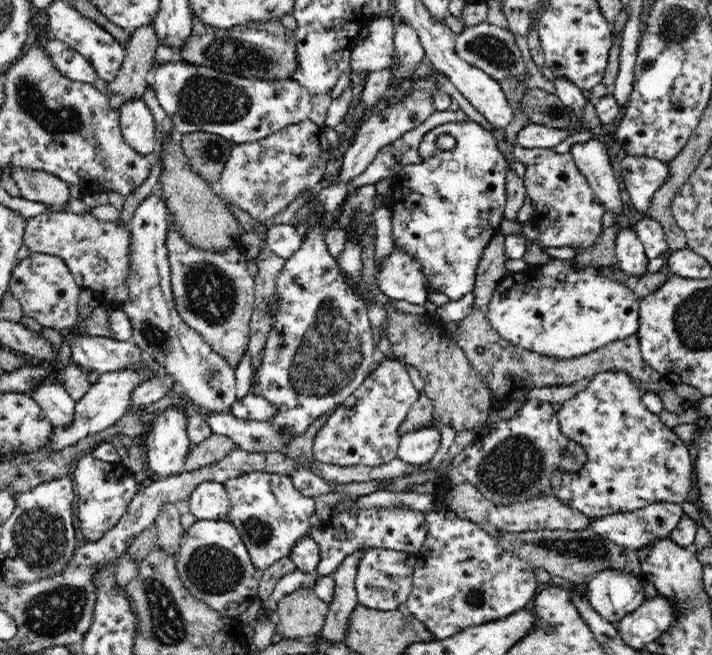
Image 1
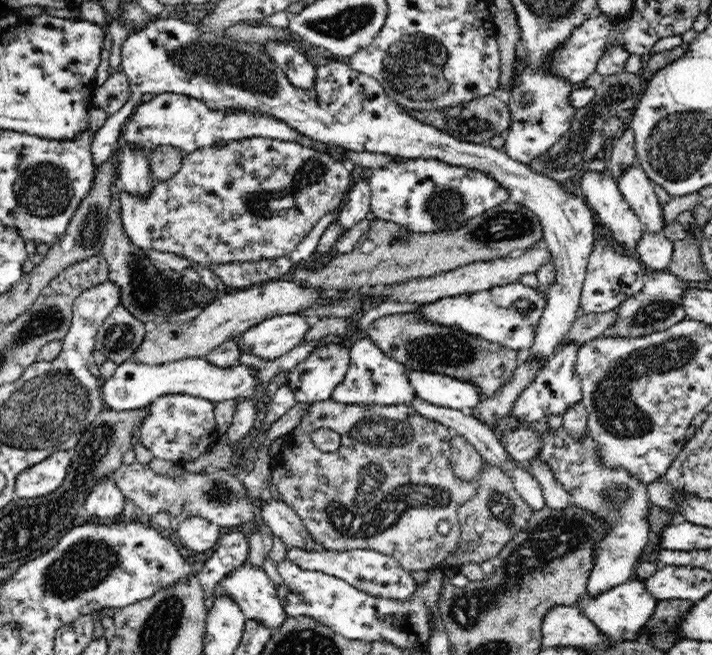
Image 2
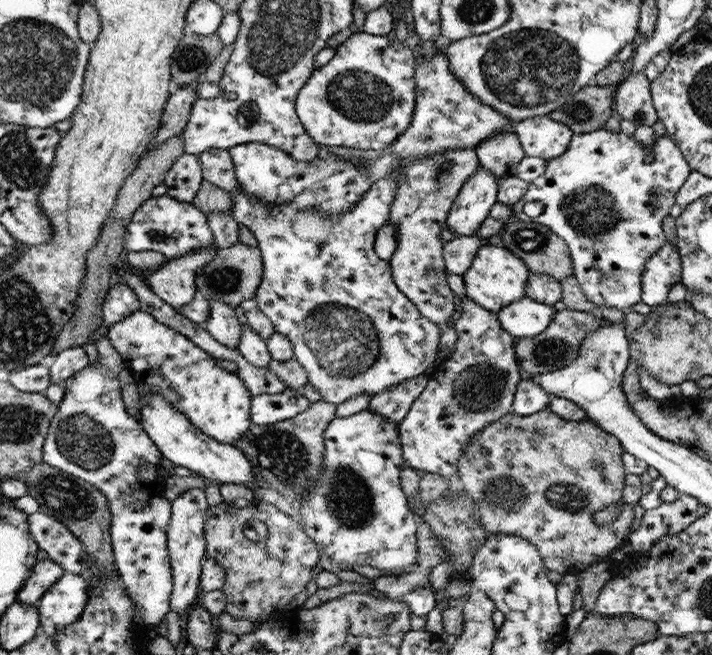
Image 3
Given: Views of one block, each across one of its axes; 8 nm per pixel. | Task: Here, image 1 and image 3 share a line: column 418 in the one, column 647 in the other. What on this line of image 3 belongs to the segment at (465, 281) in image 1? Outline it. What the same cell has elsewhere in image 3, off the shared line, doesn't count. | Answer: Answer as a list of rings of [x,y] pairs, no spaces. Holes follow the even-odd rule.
[[[600,129],[592,133],[574,133],[565,154],[547,162],[542,176],[530,182],[526,195],[513,207],[516,218],[526,222],[537,222],[550,228],[562,237],[569,248],[573,263],[573,275],[579,287],[596,306],[630,310],[641,301],[642,271],[654,253],[667,242],[662,231],[662,220],[675,205],[675,197],[686,178],[692,172],[678,146],[669,136],[656,137],[652,146],[652,161],[646,161],[644,146],[633,136],[624,132]],[[527,202],[541,202],[543,211],[532,218],[523,211]]]

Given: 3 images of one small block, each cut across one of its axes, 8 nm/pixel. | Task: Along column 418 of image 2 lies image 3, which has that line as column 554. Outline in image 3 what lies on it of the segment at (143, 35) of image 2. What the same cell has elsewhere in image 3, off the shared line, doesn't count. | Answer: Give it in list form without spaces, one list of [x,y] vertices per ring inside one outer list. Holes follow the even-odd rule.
[[[548,116],[530,117],[517,123],[513,129],[526,156],[547,162],[565,154],[574,137],[568,126]]]

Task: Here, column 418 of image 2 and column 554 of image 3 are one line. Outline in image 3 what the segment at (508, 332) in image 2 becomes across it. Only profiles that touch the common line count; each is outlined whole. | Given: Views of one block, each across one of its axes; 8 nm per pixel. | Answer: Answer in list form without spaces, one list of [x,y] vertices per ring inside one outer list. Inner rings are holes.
[[[524,296],[501,308],[497,317],[501,327],[517,340],[544,332],[552,322],[555,311],[553,305]]]

